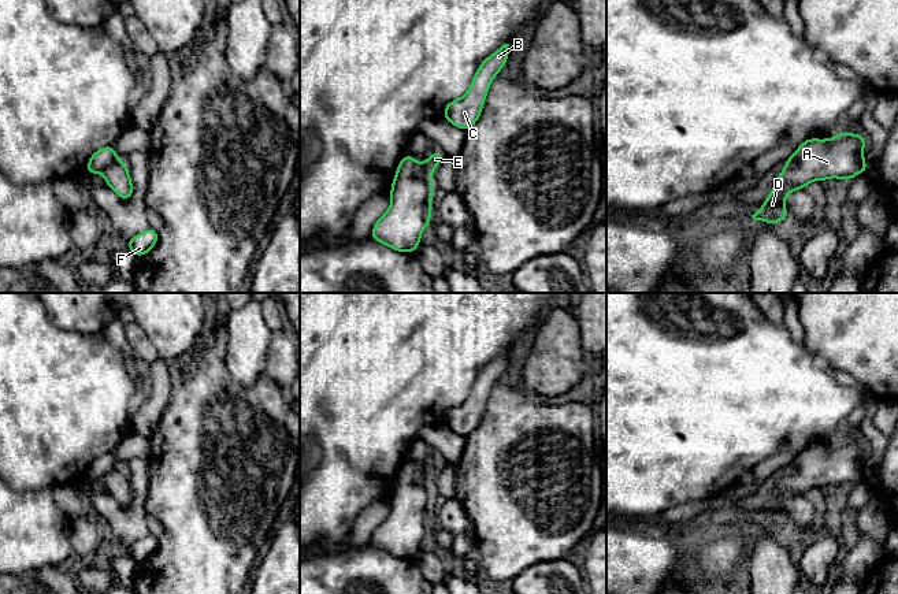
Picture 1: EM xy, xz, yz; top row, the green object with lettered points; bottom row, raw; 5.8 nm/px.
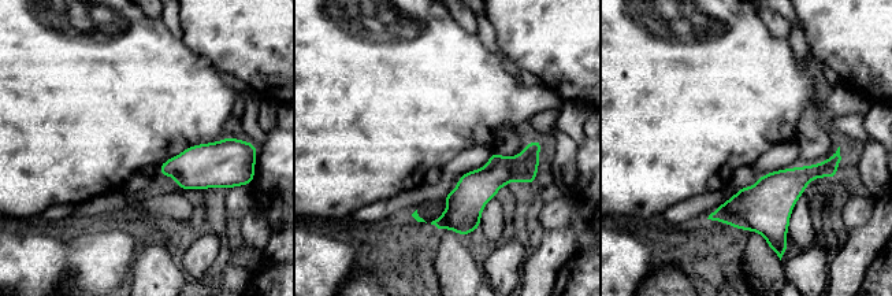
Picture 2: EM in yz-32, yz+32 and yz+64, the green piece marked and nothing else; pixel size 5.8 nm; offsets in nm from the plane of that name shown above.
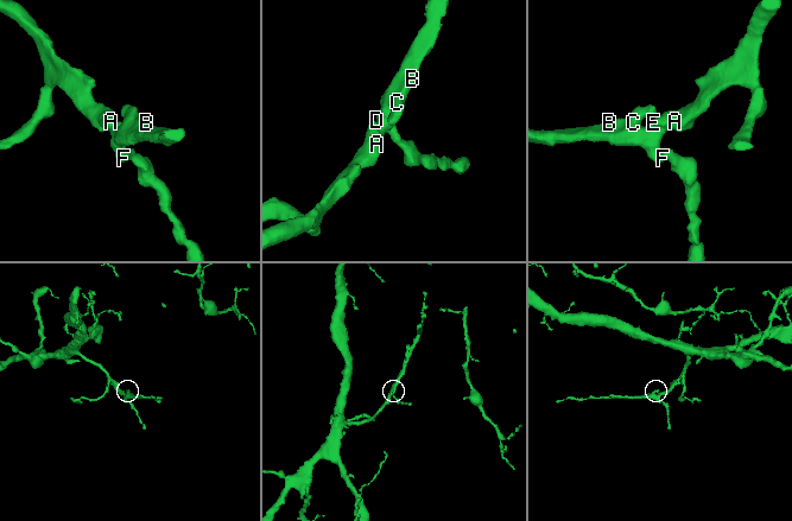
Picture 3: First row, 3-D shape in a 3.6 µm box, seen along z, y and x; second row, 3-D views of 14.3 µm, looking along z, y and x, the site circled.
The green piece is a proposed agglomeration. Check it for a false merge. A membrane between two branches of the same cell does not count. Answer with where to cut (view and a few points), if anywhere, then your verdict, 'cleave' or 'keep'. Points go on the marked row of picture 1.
no cut | keep

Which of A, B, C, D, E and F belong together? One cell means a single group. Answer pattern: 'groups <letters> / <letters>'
groups A B C D E F

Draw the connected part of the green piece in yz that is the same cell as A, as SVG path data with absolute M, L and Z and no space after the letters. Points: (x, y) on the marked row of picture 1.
M841 131L832 138L808 138L799 144L795 153L776 179L762 207L752 215L775 226L788 219L784 200L790 192L805 189L812 181L824 182L828 178L853 179L858 171L868 174L862 146L868 144L864 135Z

